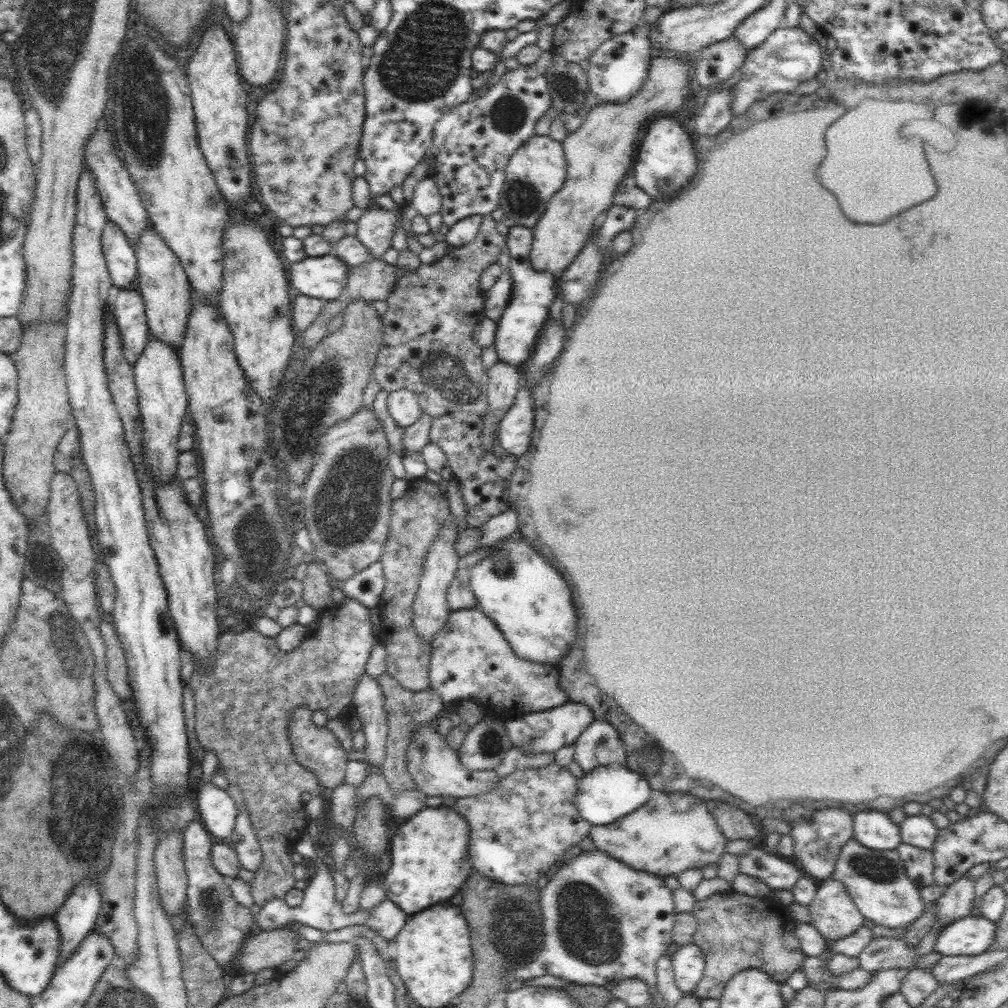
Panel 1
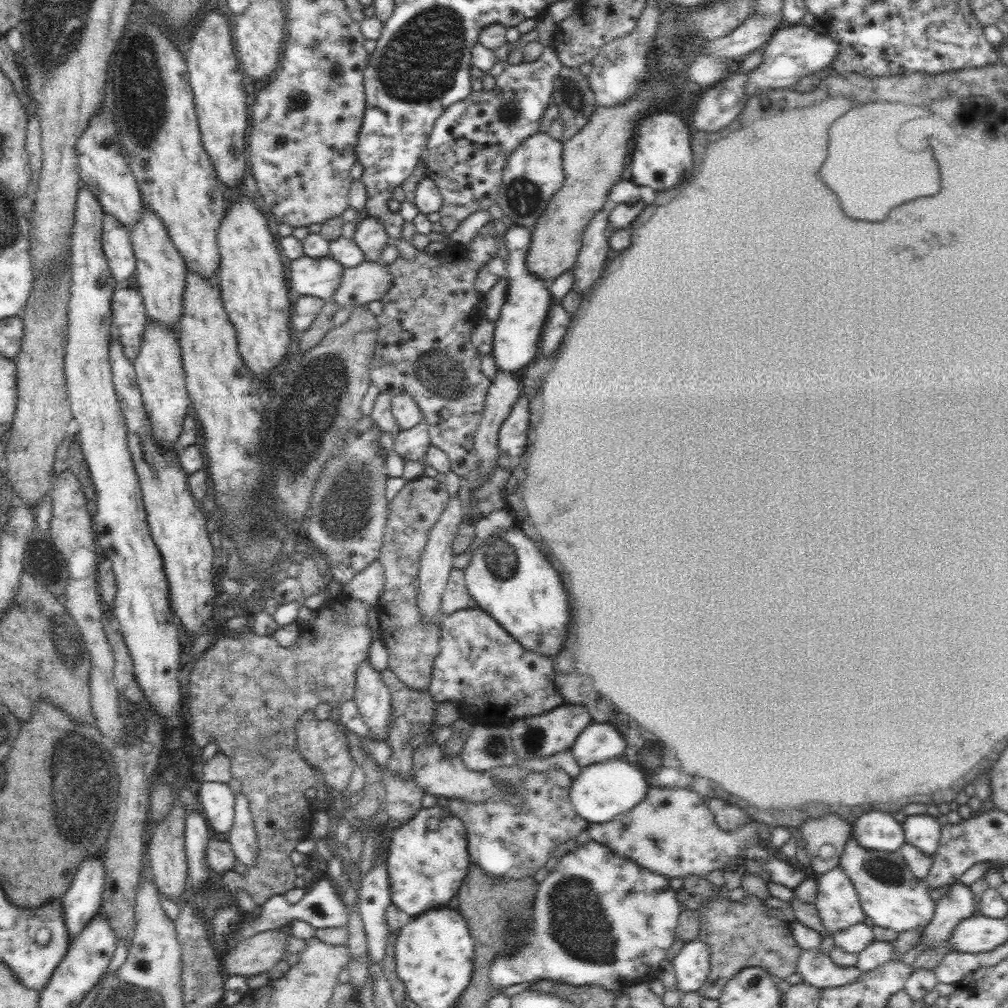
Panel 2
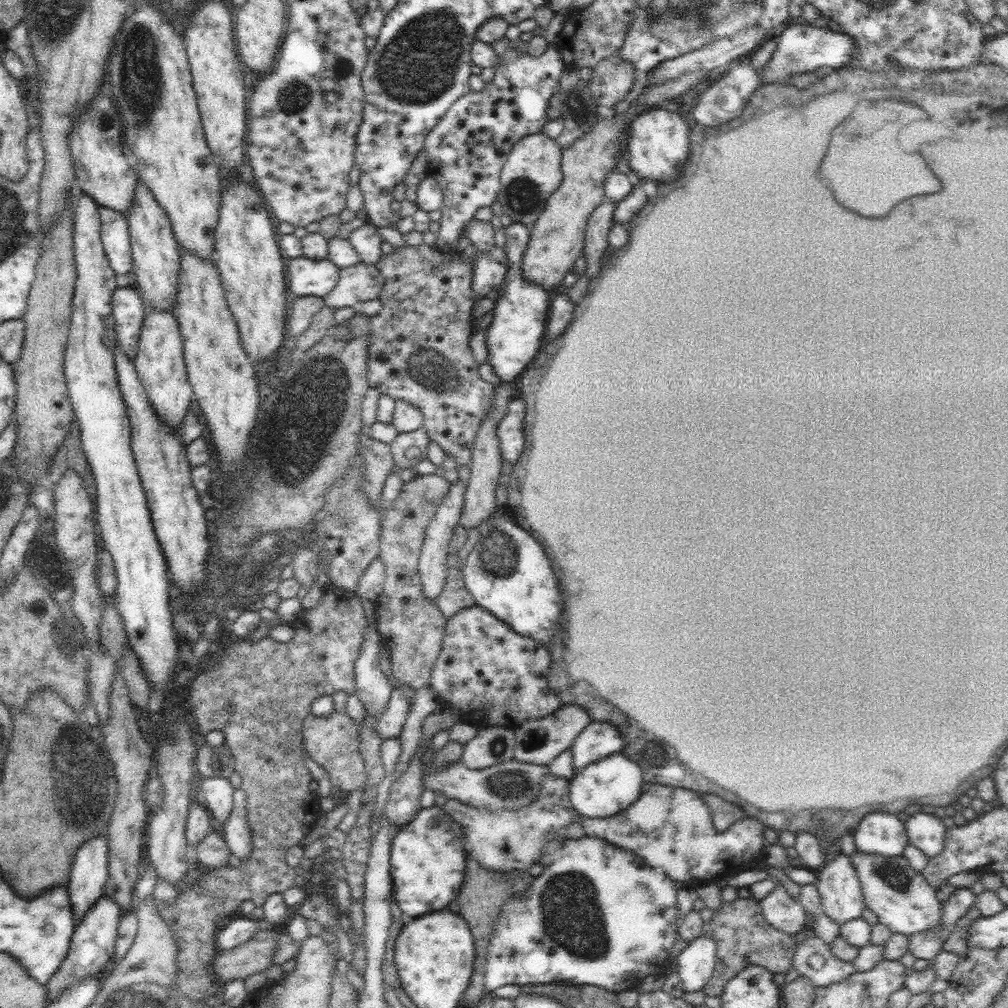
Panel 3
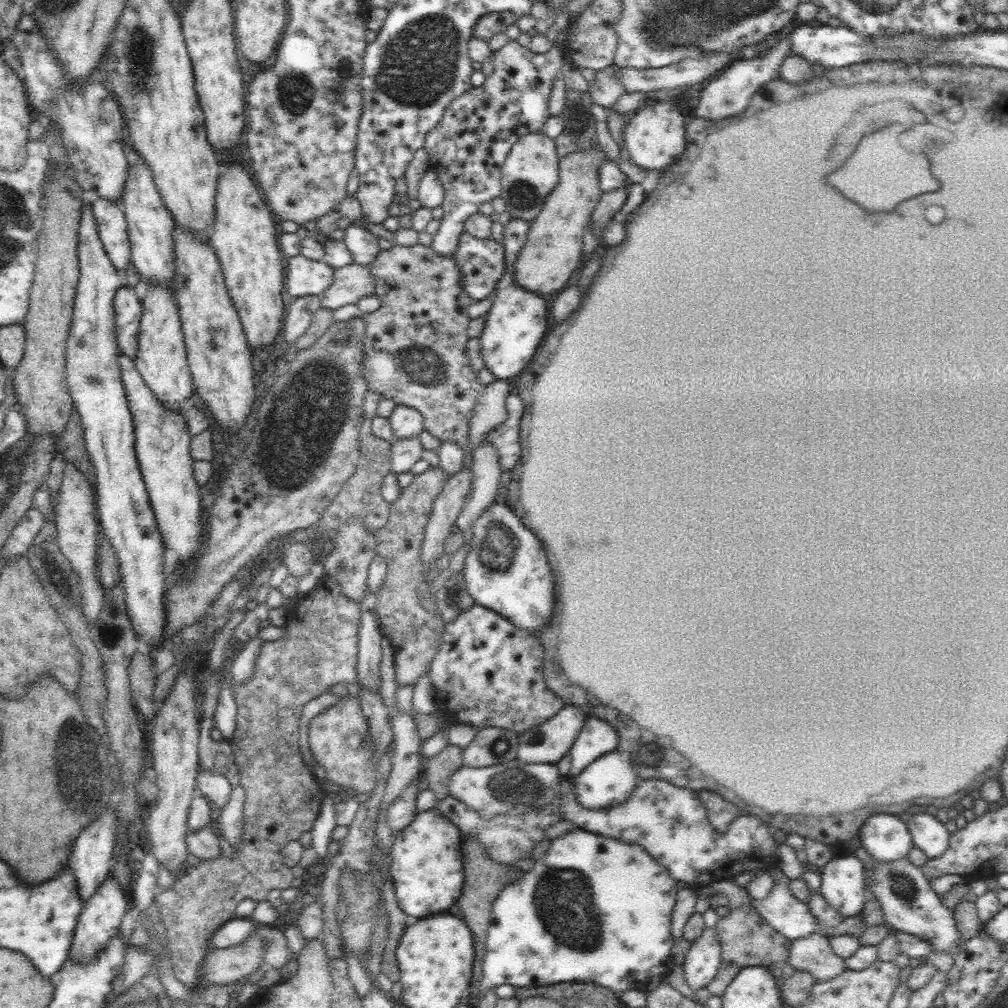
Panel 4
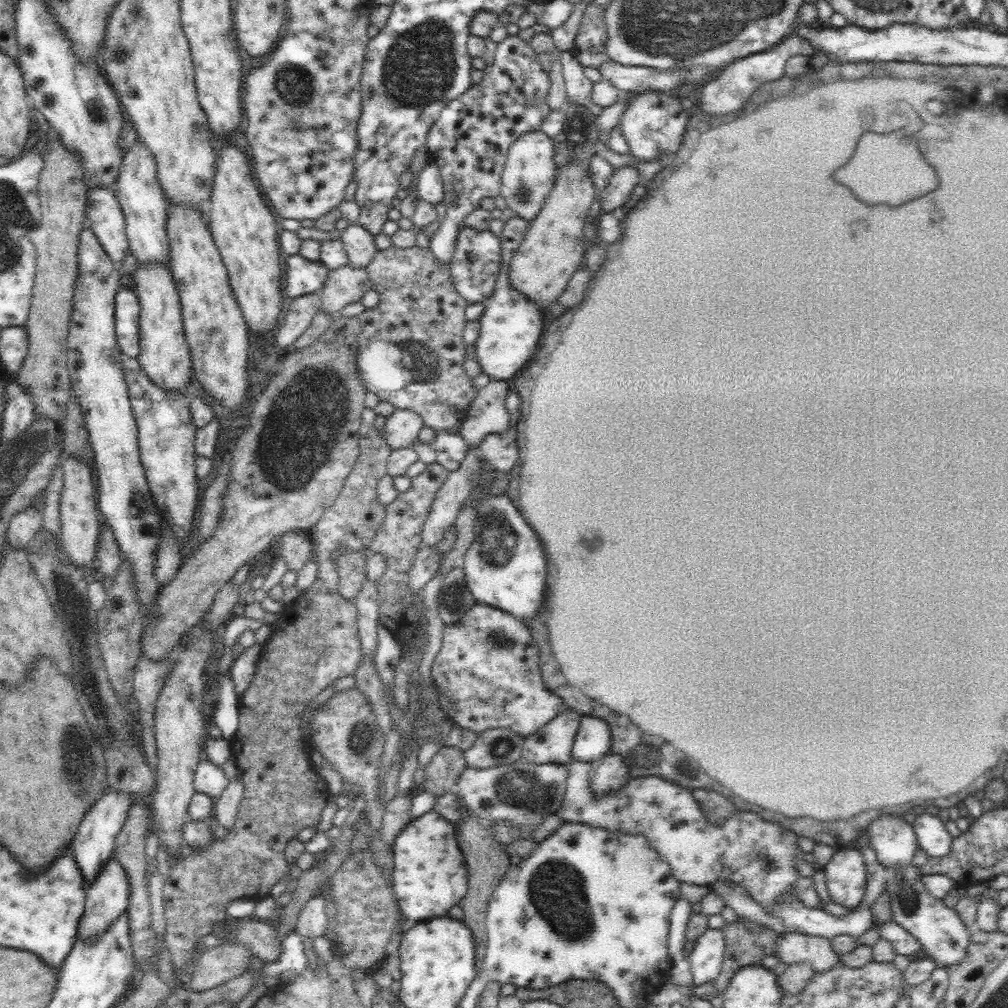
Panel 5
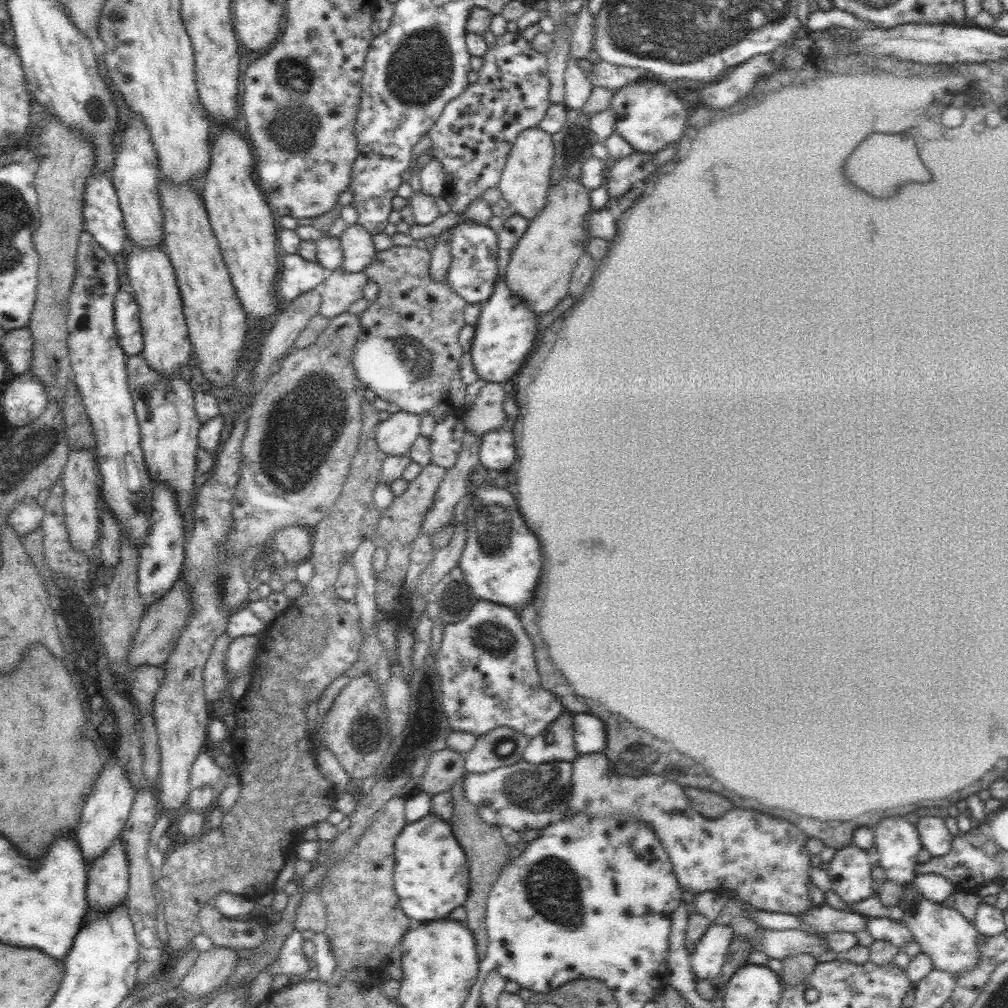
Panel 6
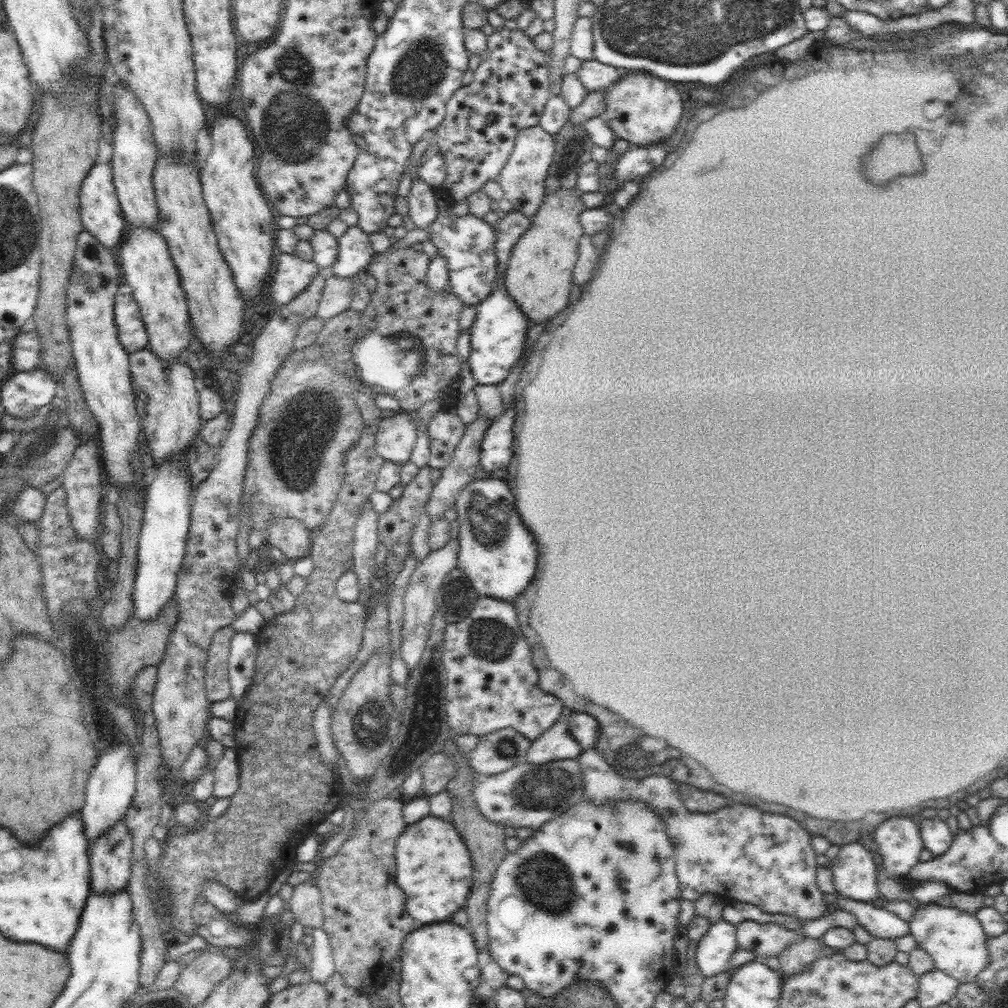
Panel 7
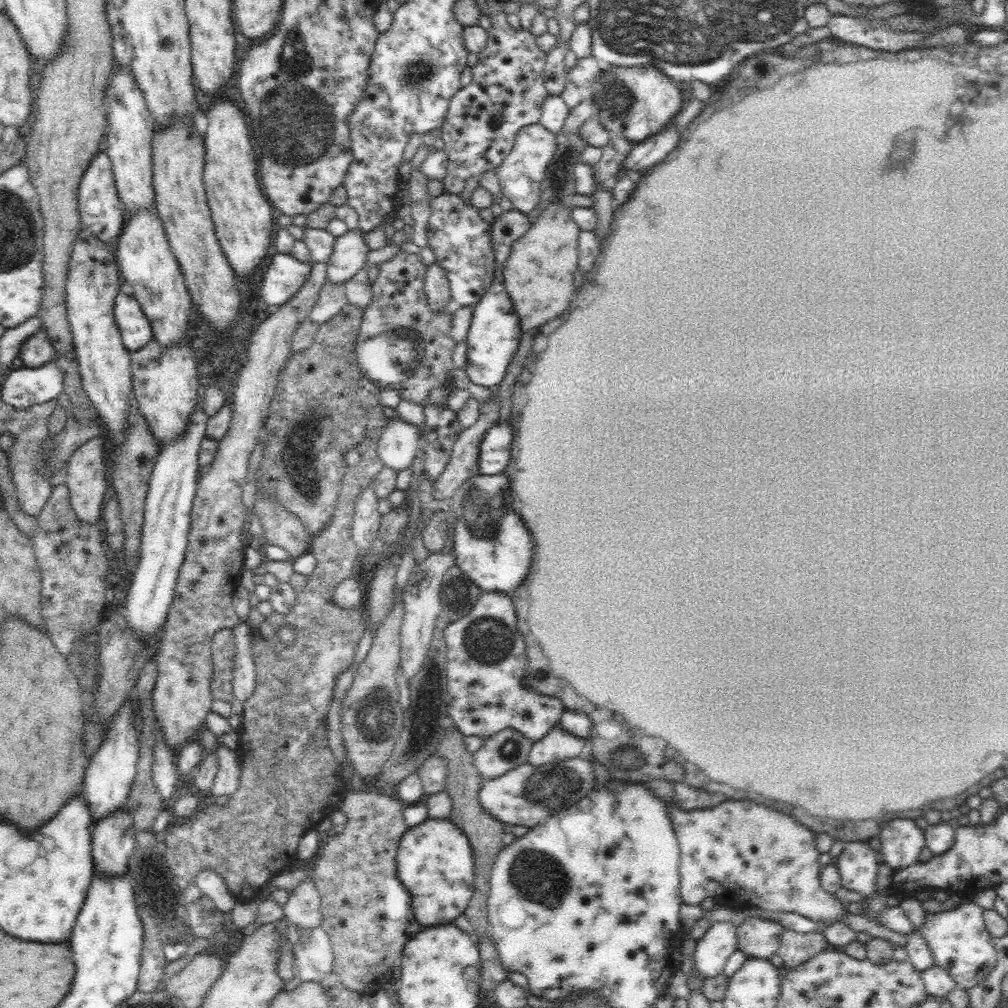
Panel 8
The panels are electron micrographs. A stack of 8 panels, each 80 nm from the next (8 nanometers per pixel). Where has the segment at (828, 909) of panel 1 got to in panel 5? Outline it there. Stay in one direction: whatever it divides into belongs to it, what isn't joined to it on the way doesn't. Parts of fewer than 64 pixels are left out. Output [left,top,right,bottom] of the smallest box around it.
[821,845,866,910]

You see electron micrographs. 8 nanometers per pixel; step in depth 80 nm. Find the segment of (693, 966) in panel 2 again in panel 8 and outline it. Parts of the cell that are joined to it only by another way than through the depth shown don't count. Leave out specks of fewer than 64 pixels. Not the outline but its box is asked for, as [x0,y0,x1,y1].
[693,921,737,978]

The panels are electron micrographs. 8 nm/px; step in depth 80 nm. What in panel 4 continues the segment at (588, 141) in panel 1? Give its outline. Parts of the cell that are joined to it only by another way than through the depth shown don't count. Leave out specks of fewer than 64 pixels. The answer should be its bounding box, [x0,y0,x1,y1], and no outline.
[515,142,608,297]

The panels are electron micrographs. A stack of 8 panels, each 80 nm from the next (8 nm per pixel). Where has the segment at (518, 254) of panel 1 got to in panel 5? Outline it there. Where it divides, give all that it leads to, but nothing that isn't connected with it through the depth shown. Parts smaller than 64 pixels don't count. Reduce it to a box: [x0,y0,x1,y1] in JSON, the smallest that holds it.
[474,215,543,381]

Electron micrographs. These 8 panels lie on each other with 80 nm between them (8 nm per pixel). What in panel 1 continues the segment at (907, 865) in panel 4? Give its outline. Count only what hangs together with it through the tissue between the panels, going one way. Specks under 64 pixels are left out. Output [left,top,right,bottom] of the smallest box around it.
[831,836,928,928]

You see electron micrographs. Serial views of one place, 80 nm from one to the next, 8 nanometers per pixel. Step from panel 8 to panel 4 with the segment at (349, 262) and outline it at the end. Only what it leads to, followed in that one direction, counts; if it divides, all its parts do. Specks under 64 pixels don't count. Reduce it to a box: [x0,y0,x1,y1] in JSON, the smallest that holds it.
[339,224,381,265]

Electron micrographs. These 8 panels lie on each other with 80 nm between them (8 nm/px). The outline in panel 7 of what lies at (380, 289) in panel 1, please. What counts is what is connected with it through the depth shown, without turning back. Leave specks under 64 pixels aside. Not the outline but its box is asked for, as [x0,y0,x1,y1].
[316,276,355,321]

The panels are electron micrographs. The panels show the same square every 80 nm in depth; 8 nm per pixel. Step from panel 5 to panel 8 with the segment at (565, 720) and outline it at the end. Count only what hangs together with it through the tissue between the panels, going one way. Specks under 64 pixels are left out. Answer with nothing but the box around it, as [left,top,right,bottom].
[529,724,589,766]

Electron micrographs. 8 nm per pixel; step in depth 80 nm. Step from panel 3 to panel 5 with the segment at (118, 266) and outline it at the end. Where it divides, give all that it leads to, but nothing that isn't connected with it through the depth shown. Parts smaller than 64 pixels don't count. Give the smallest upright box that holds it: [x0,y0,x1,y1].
[84,187,129,264]

